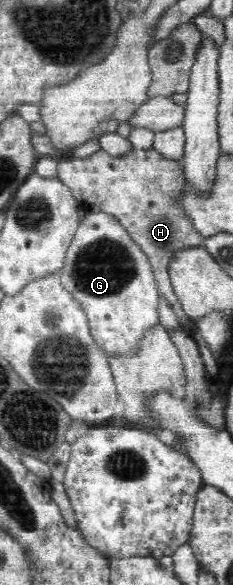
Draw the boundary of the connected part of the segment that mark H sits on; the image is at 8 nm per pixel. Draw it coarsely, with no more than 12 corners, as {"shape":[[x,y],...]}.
{"shape":[[155,149],[63,160],[86,211],[119,219],[193,334],[168,266],[205,247],[184,208],[184,164]]}

